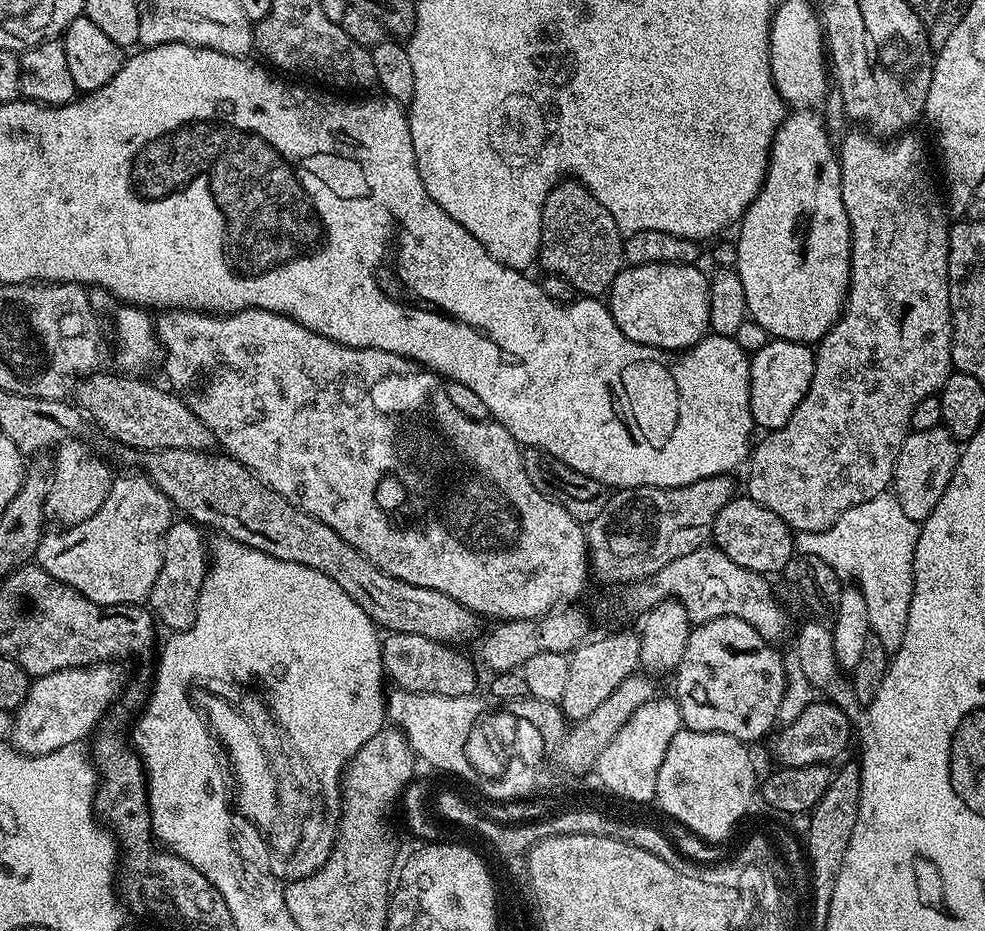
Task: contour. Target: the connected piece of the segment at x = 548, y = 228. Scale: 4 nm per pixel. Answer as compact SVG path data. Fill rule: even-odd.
M565 178L556 184L550 190L542 210L539 267L544 267L545 273L566 278L566 282L576 287L577 293L588 298L600 298L607 293L624 263L624 240L614 218L610 218L610 210L606 210L606 206L590 194L588 187L575 178Z

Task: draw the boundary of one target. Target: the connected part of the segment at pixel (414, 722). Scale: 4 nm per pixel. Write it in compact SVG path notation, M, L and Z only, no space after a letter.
M392 690L386 696L386 716L395 727L403 732L413 752L421 761L433 764L453 777L459 777L459 770L465 769L463 756L464 737L475 728L480 715L479 695L443 696L425 692Z

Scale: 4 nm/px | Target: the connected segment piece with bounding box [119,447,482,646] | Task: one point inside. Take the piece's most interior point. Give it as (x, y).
(217, 490)

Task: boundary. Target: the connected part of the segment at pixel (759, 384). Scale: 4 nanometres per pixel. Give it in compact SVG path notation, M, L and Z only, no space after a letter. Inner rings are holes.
M769 339L762 350L750 356L750 410L757 429L771 430L786 426L790 414L802 402L810 382L814 378L815 351L809 345L793 340Z

